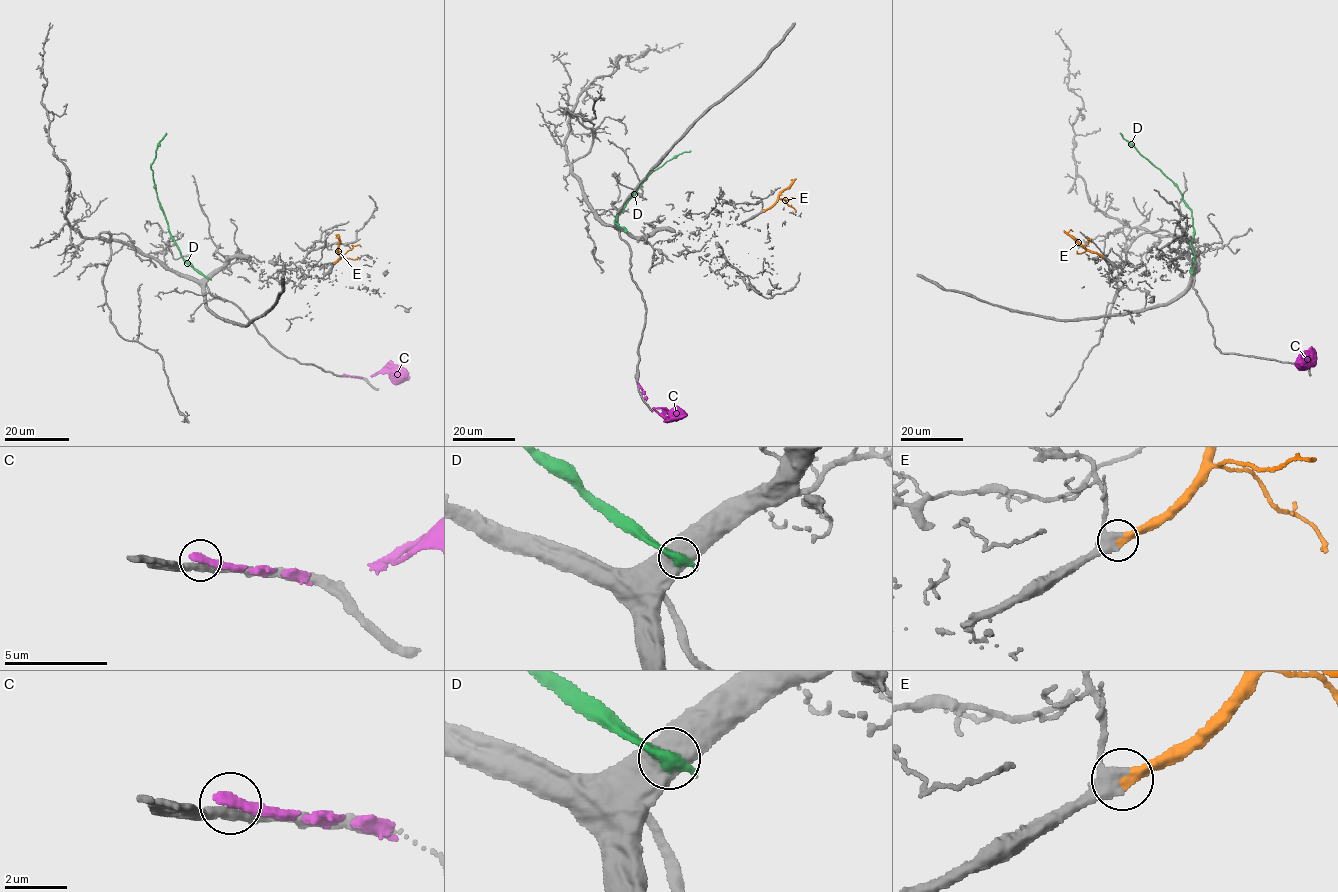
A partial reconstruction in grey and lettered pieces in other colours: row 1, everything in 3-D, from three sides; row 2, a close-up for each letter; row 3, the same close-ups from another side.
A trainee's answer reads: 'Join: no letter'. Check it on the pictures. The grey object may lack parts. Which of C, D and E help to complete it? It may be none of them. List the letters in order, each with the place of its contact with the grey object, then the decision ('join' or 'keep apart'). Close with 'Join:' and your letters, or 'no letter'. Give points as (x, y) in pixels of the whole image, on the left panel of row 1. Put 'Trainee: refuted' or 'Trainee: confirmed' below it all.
C: (344, 375) | keep apart
D: (208, 278) | keep apart
E: (335, 262) | join
Join: E
Trainee: refuted

